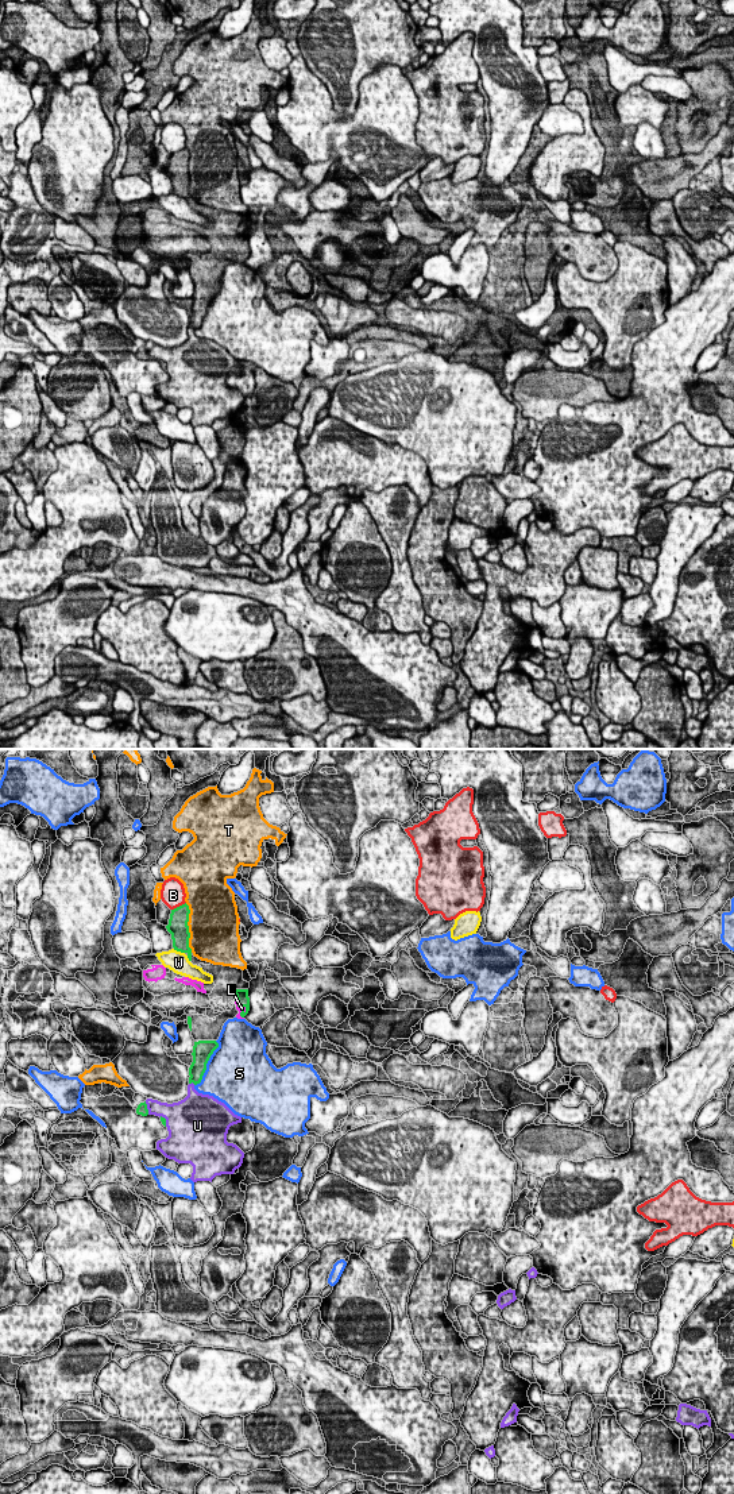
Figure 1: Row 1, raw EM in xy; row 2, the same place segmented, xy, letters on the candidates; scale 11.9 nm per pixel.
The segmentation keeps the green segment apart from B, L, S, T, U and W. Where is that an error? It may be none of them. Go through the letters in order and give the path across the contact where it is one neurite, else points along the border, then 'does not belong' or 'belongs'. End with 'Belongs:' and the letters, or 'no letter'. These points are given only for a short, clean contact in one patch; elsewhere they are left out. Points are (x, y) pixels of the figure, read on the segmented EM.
B: does not belong
L: belongs
S: does not belong
T: does not belong
U: does not belong
W: does not belong
Belongs: L

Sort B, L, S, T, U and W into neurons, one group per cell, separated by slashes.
B W / L / S / T / U

